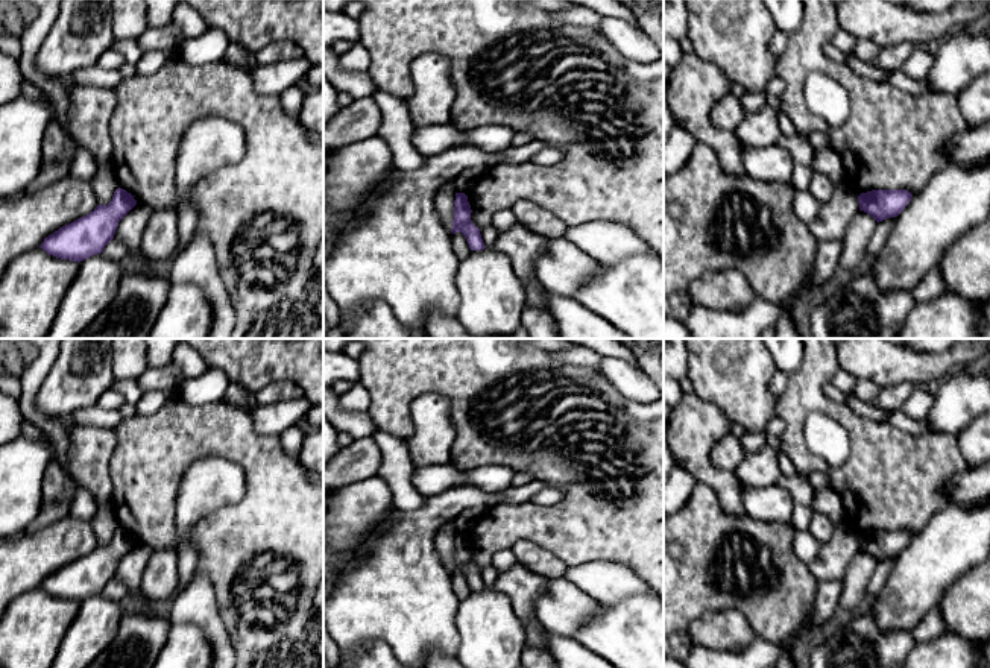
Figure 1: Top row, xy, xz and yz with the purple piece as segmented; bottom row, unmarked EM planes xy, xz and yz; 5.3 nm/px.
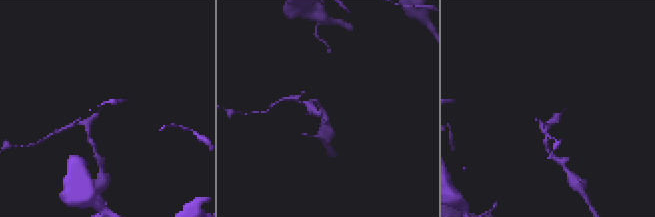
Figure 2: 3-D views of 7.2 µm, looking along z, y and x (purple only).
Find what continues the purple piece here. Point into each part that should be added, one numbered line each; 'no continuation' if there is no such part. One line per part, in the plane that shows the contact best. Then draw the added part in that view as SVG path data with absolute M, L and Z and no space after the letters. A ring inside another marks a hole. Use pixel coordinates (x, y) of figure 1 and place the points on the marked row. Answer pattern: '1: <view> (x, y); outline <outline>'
no continuation

